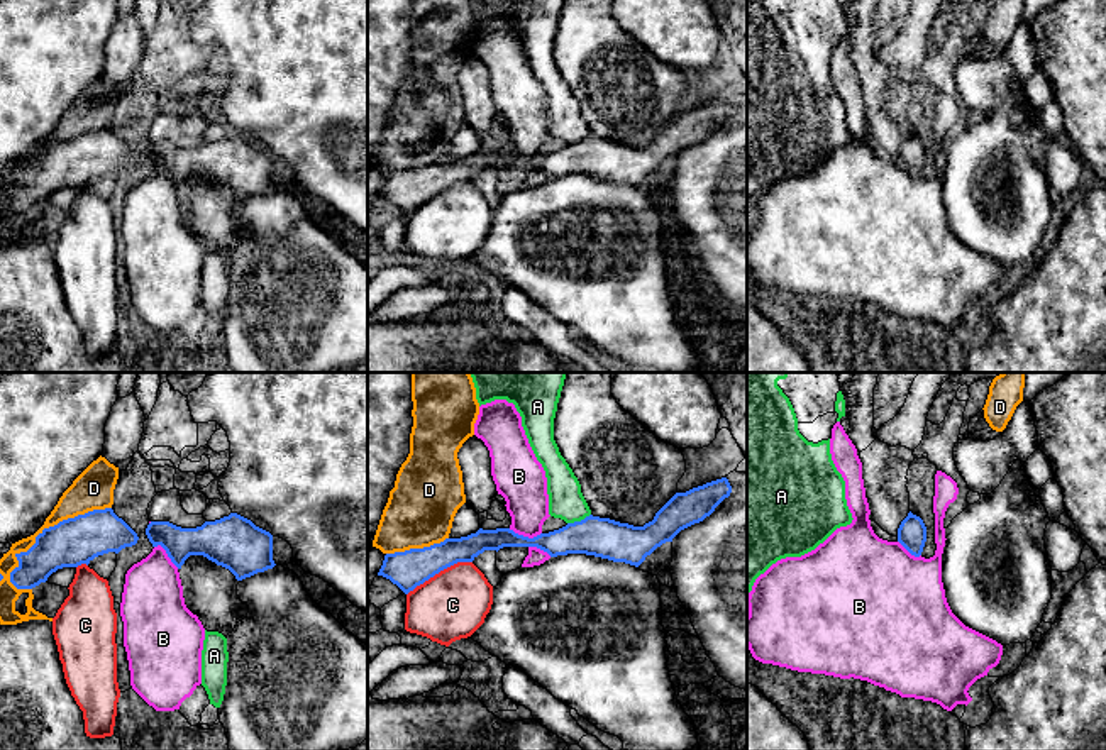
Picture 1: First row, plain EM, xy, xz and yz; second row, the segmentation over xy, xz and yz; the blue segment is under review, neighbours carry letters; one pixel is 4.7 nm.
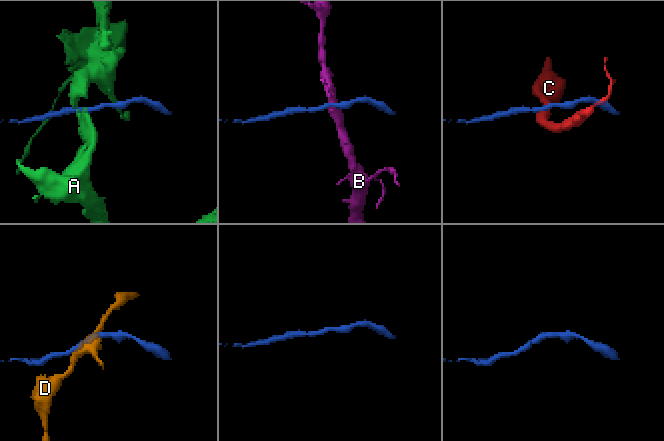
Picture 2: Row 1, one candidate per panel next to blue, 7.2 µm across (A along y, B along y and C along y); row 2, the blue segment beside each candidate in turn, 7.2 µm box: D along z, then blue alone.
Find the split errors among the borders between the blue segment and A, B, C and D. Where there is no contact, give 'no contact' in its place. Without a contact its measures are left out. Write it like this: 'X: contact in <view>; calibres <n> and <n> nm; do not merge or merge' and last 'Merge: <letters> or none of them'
A: contact in xz; calibres 190 and 170 nm; do not merge
B: contact in xz; calibres 150 and 220 nm; do not merge
C: contact in xz; calibres 180 and 320 nm; do not merge
D: contact in xy; calibres 220 and 180 nm; do not merge
Merge: none of them

